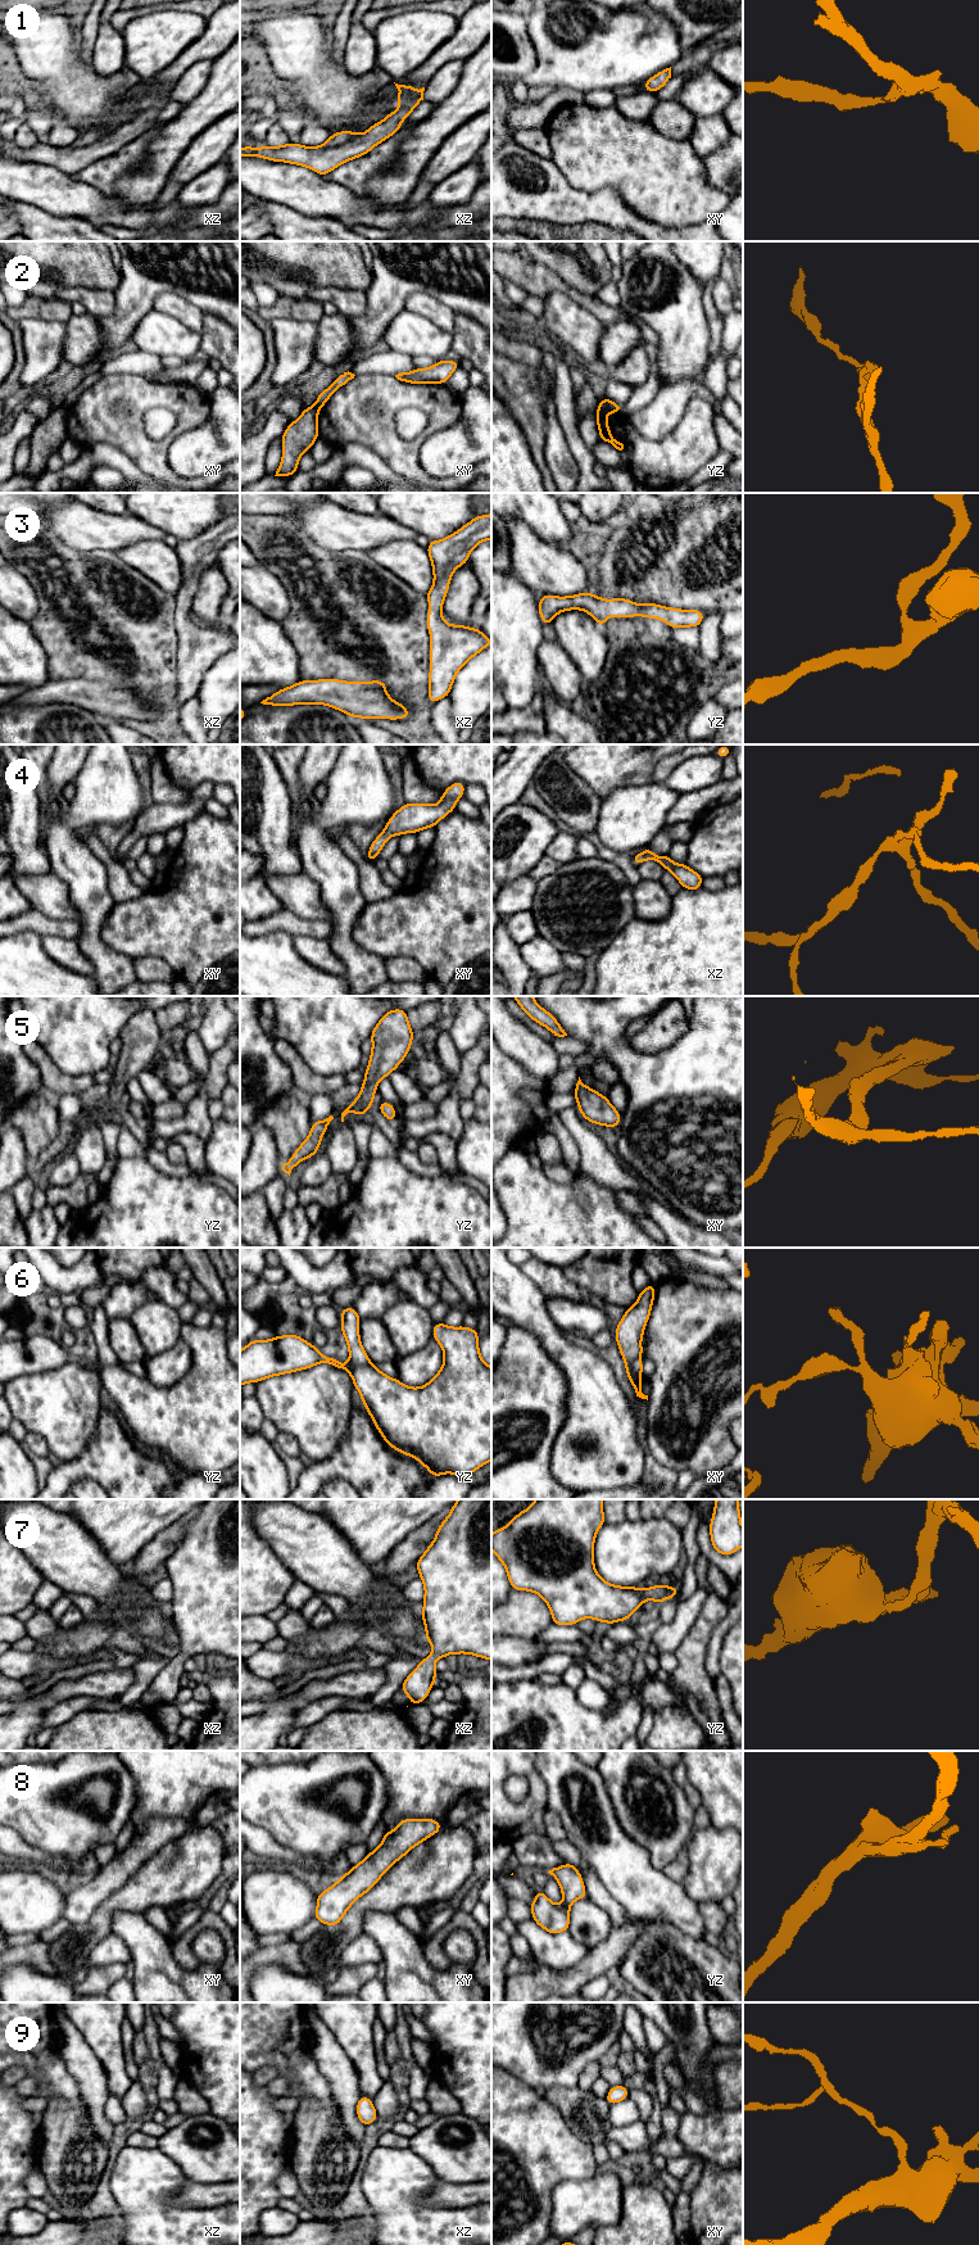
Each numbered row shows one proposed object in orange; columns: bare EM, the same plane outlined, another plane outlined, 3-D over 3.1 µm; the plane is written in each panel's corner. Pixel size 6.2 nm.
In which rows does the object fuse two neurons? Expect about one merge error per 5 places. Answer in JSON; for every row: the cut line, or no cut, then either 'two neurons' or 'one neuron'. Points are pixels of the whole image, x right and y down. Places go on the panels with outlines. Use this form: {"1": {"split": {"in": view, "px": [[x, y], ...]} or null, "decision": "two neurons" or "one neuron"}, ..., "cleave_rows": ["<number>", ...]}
{"1": {"split": null, "decision": "one neuron"}, "2": {"split": {"in": "yz", "px": [[599, 407], [607, 412]]}, "decision": "two neurons"}, "3": {"split": null, "decision": "one neuron"}, "4": {"split": null, "decision": "one neuron"}, "5": {"split": null, "decision": "one neuron"}, "6": {"split": {"in": "xy", "px": [[639, 1357], [631, 1365], [637, 1374]]}, "decision": "two neurons"}, "7": {"split": null, "decision": "one neuron"}, "8": {"split": null, "decision": "one neuron"}, "9": {"split": null, "decision": "one neuron"}, "cleave_rows": ["2", "6"]}

